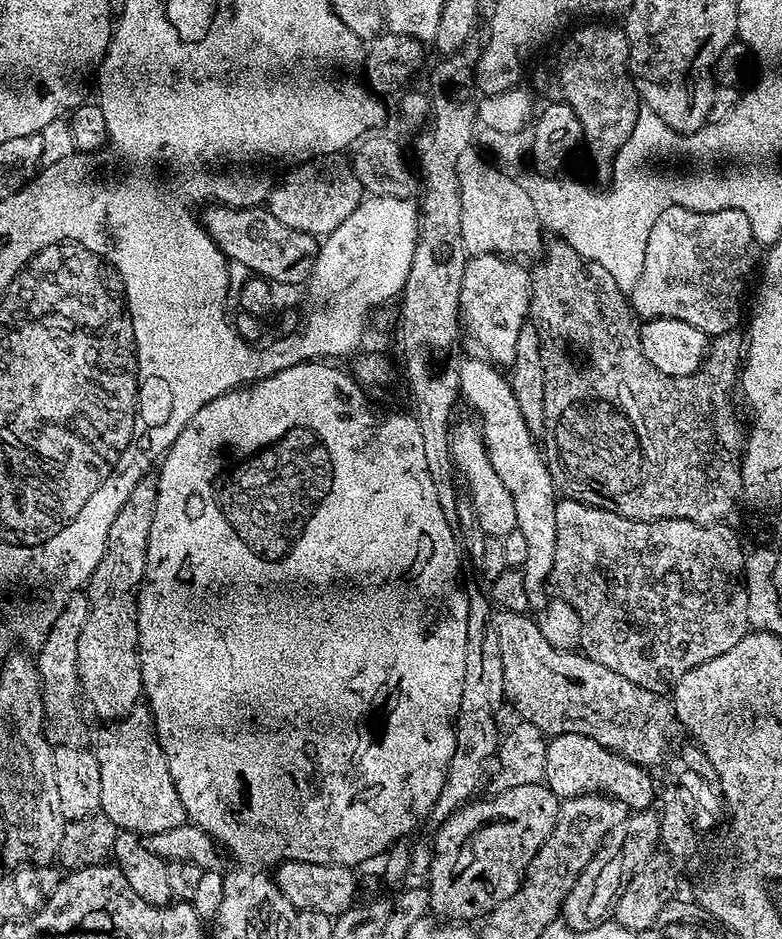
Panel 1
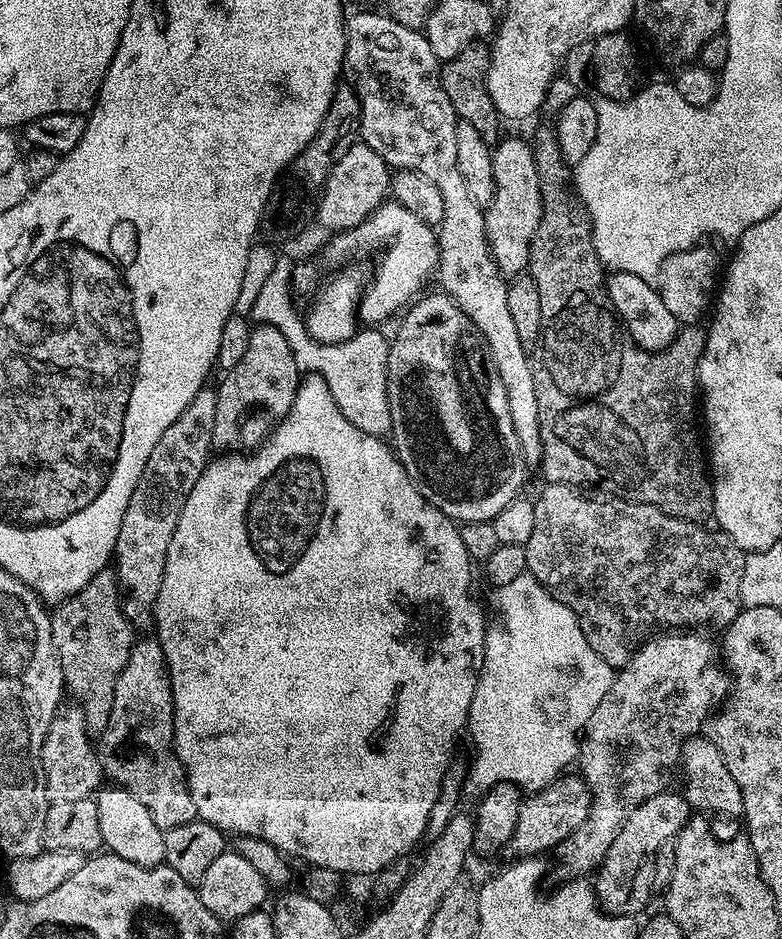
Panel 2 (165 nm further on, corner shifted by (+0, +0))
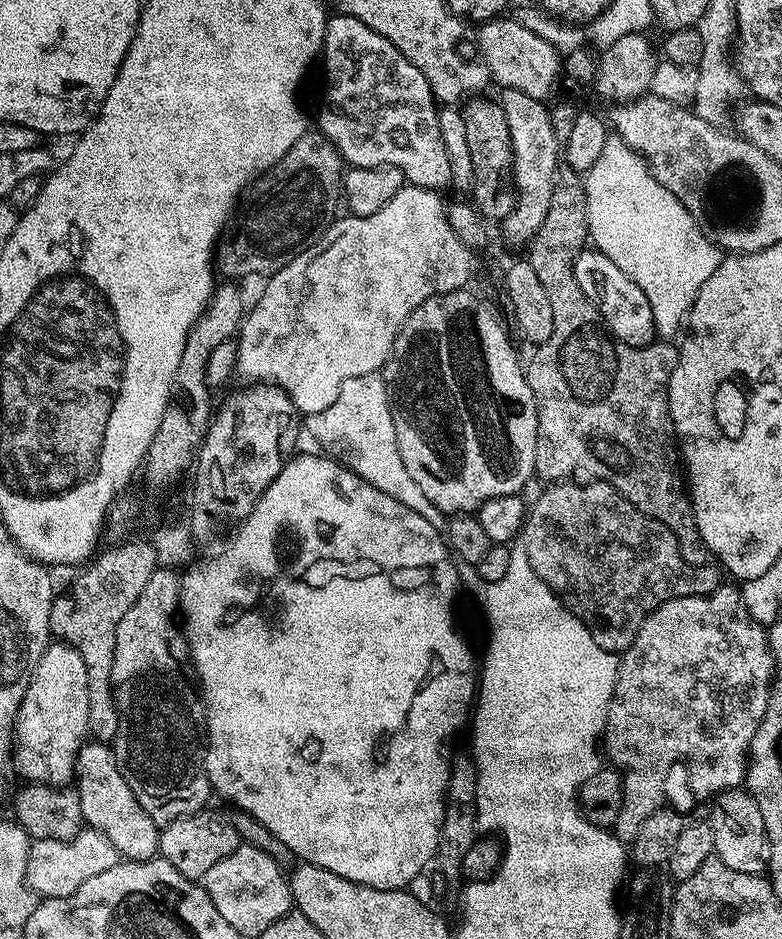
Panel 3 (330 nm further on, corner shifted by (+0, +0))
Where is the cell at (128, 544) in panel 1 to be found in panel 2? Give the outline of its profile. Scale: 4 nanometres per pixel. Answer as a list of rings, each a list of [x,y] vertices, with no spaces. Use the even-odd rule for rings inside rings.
[[[205,386],[194,398],[194,402],[190,402],[190,406],[186,406],[186,410],[182,410],[182,414],[178,418],[174,418],[174,422],[170,422],[170,426],[166,426],[166,430],[162,434],[162,438],[158,438],[158,442],[154,446],[154,450],[150,450],[150,458],[146,458],[146,466],[142,470],[142,478],[138,478],[138,486],[134,486],[134,494],[130,494],[130,502],[126,506],[126,514],[122,514],[122,530],[118,530],[118,542],[114,553],[114,571],[116,579],[120,581],[120,587],[127,593],[126,599],[123,601],[124,616],[129,622],[137,622],[136,620],[151,621],[154,616],[153,608],[158,598],[158,590],[162,586],[162,578],[164,577],[164,563],[166,562],[166,554],[170,550],[170,538],[174,538],[174,526],[178,526],[178,514],[182,514],[182,506],[186,502],[186,498],[190,494],[190,490],[194,490],[194,482],[198,482],[198,478],[204,473],[204,468],[208,465],[210,453],[213,451],[214,445],[212,435],[214,434],[214,410],[216,409],[216,388]]]

